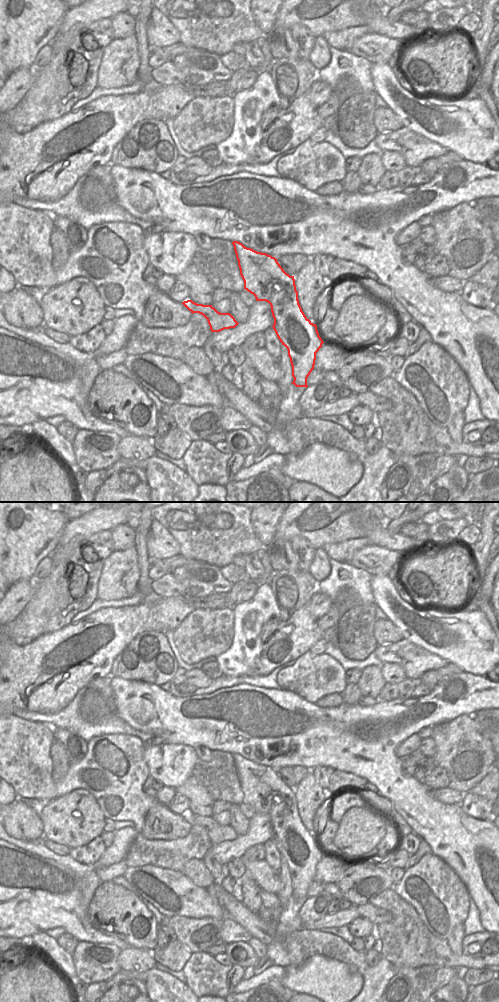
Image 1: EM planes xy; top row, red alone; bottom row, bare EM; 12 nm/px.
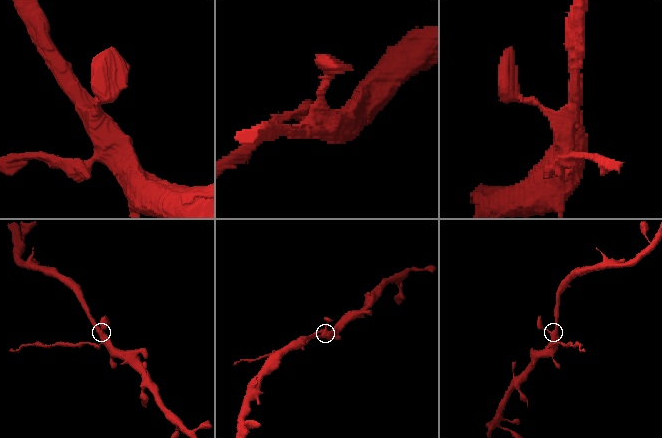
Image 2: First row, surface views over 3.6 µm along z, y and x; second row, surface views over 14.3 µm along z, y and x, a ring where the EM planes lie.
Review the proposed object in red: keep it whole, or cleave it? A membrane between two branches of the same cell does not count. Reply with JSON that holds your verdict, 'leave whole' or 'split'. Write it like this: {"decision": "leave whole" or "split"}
{"decision": "split"}

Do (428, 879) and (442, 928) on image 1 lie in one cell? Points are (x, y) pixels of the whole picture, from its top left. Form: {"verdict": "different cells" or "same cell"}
{"verdict": "same cell"}

